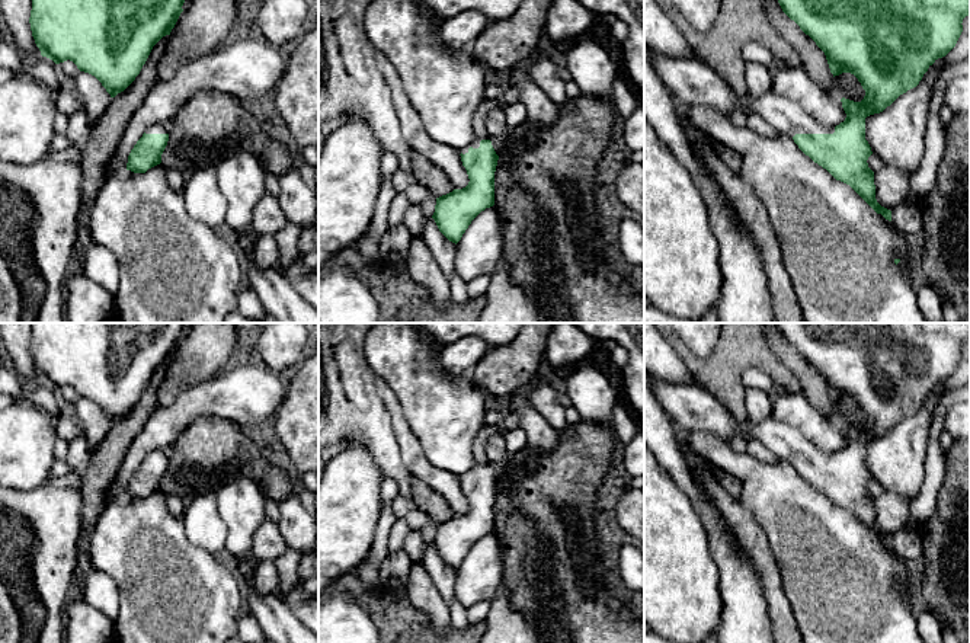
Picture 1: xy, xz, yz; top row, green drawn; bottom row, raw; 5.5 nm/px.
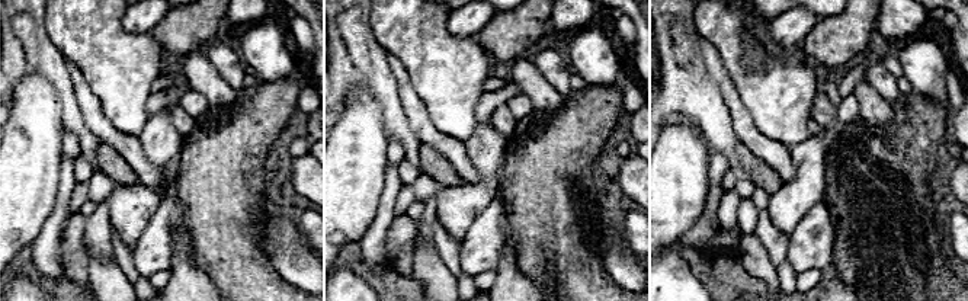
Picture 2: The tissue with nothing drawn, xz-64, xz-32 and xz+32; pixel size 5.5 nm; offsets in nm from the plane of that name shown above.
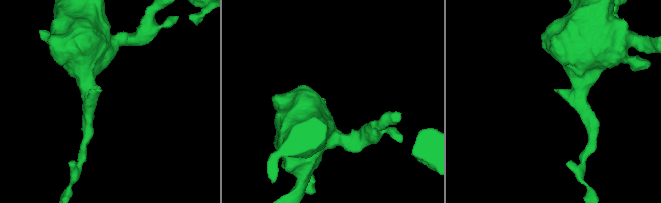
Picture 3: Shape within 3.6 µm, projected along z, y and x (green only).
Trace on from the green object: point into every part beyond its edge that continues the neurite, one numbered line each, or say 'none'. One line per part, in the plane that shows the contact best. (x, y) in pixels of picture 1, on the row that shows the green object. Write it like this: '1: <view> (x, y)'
1: xz (498, 146)

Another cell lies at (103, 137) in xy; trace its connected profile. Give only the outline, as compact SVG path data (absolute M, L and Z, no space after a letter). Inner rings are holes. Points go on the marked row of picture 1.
M169 35L163 36L151 49L145 64L135 80L115 97L108 109L90 127L86 143L81 145L81 208L77 217L77 241L73 247L68 275L84 273L84 256L92 244L90 215L96 196L108 179L105 169L109 164L132 113L144 102L147 93L157 81L159 61L166 49Z

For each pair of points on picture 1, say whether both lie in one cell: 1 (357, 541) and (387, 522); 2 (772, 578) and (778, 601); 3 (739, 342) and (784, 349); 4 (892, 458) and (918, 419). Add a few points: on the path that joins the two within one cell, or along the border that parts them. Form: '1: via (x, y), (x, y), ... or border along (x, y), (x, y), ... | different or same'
1: border along (381, 506), (373, 544), (362, 562) | different
2: via (772, 584), (774, 595) | same
3: border along (765, 338), (770, 349), (791, 371) | different
4: via (902, 448), (915, 429) | same

